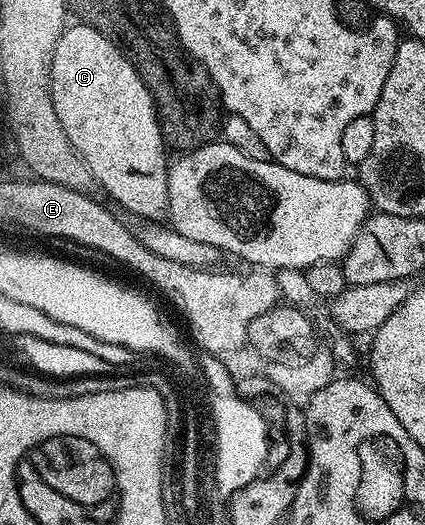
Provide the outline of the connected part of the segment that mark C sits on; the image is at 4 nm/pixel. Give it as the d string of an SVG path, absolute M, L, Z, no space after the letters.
M84 23L76 24L70 24L65 29L55 47L53 66L50 69L50 97L53 100L54 117L62 125L67 139L88 163L100 188L105 188L115 200L122 201L129 209L136 205L145 209L146 218L160 218L169 203L171 165L168 160L165 162L167 142L161 134L157 106L128 56L99 30Z

